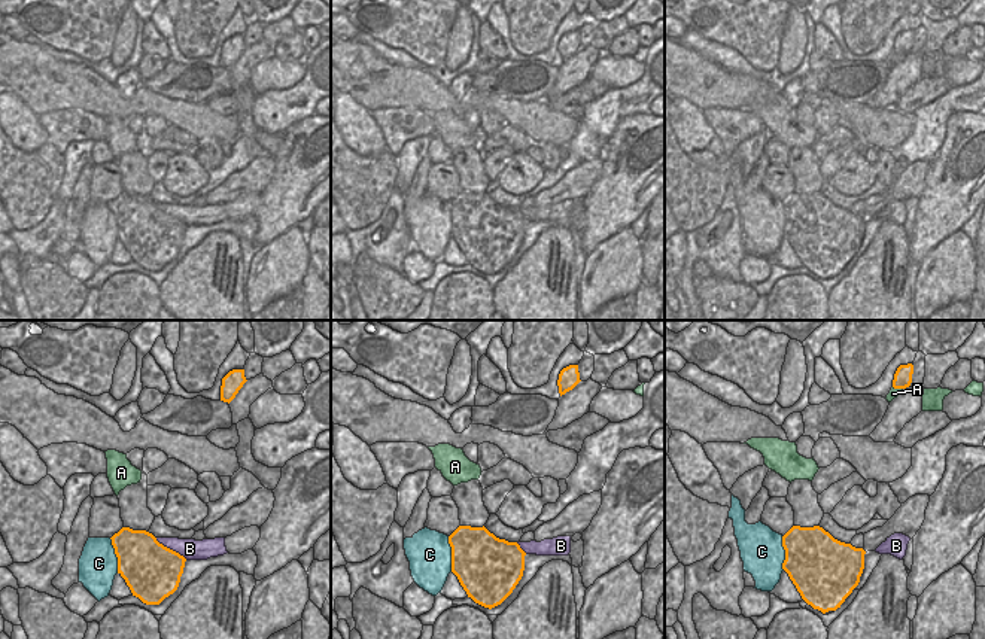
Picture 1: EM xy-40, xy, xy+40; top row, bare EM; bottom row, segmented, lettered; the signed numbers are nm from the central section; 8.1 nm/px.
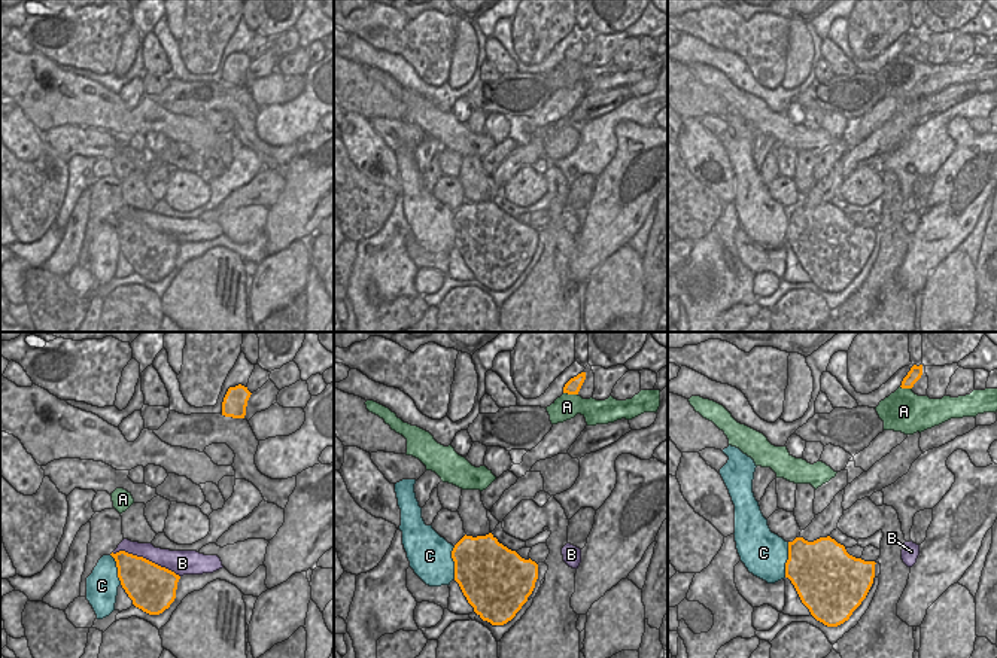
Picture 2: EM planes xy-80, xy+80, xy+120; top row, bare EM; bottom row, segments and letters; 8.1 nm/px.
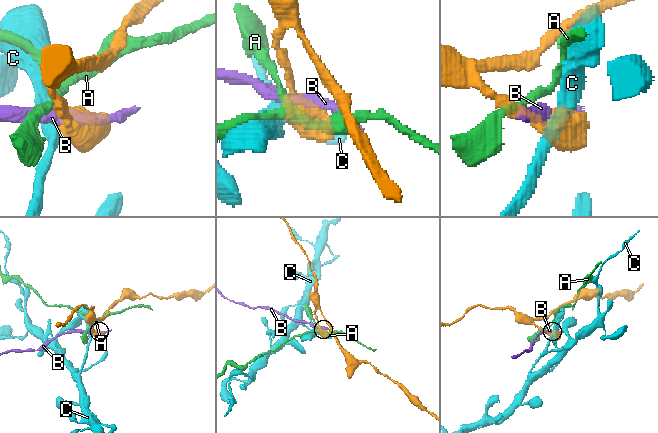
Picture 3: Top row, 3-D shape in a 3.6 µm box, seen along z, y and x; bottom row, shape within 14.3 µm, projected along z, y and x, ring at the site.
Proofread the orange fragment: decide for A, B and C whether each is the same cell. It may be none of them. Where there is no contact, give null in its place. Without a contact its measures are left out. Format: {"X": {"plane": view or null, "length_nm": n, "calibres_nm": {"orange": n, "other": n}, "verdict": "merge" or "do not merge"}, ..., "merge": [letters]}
{"A": {"plane": "xy+40", "length_nm": 90, "calibres_nm": {"orange": 140, "other": 80}, "verdict": "do not merge"}, "B": {"plane": "xy-40", "length_nm": 320, "calibres_nm": {"orange": 460, "other": 170}, "verdict": "do not merge"}, "C": {"plane": "xy-40", "length_nm": 300, "calibres_nm": {"orange": 420, "other": 320}, "verdict": "do not merge"}, "merge": []}

